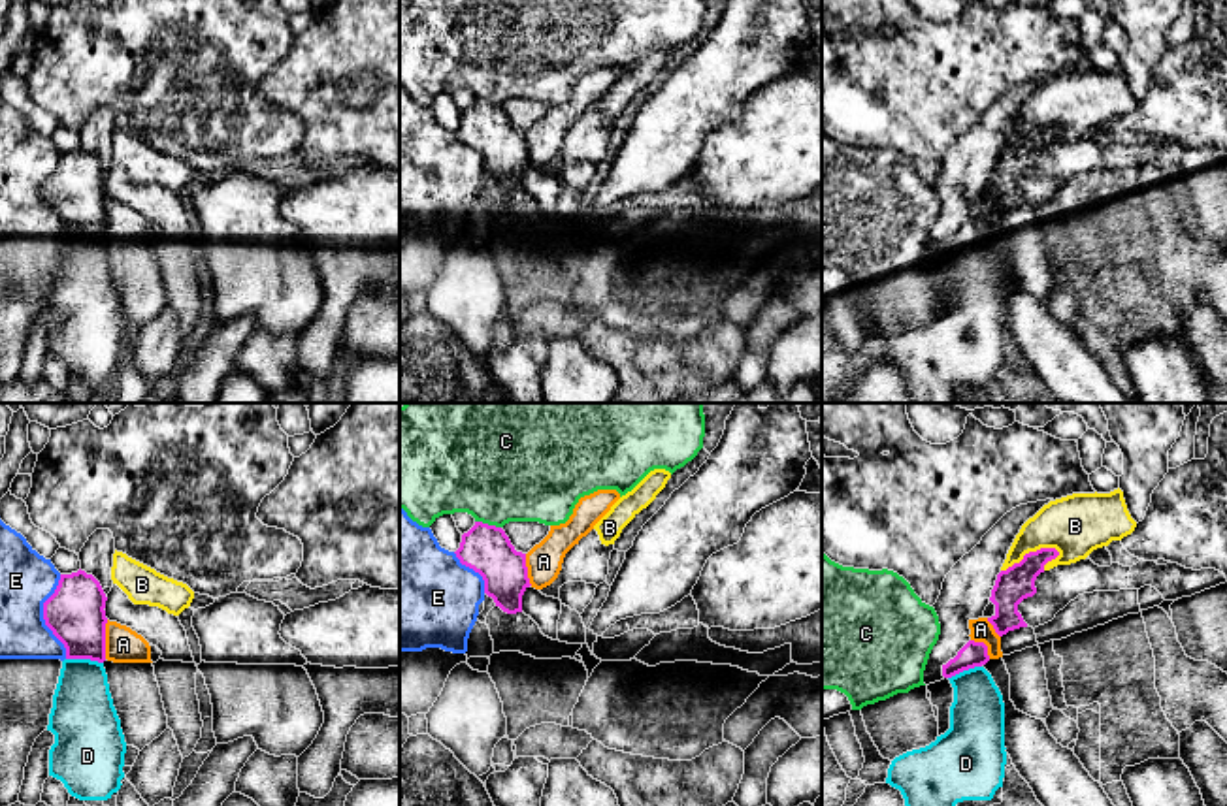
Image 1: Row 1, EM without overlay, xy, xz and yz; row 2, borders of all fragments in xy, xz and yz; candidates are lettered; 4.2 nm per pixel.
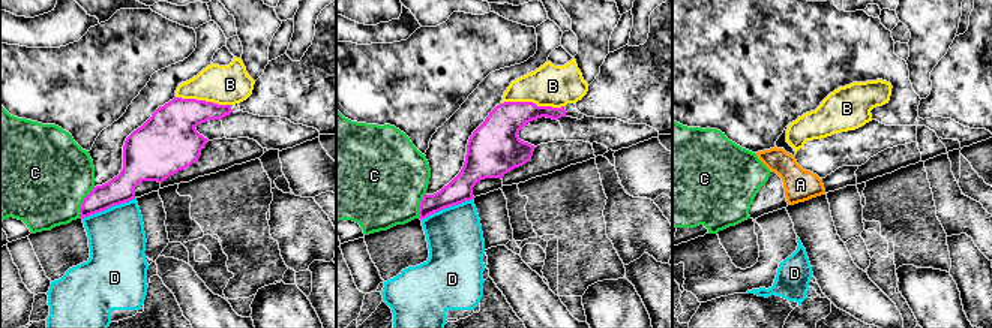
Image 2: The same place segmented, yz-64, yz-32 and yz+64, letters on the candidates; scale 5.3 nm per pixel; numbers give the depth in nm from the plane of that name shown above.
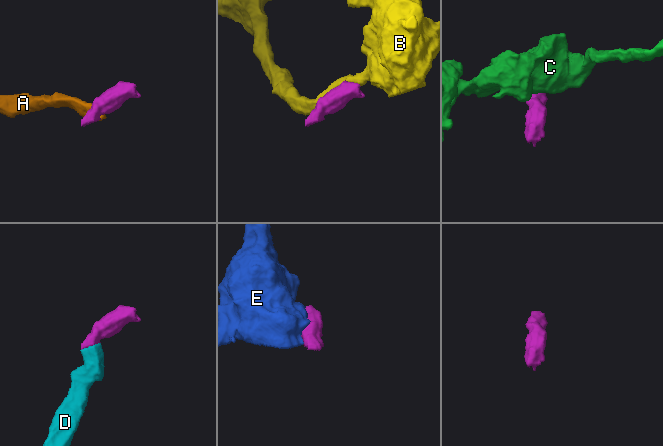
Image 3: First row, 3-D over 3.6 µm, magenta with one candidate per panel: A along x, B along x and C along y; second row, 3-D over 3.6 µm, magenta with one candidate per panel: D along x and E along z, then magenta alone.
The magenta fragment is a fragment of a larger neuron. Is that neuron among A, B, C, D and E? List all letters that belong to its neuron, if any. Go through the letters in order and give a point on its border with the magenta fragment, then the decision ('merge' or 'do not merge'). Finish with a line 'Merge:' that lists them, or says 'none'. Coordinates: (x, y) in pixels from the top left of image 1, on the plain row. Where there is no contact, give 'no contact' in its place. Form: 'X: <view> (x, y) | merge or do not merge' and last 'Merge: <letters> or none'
A: xy (104, 217) | do not merge
B: yz (1030, 130) | do not merge
C: xz (487, 102) | do not merge
D: xy (85, 236) | merge
E: xy (44, 194) | do not merge
Merge: D

